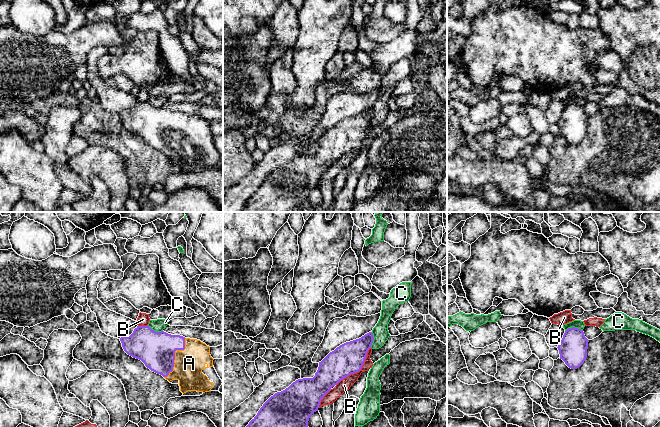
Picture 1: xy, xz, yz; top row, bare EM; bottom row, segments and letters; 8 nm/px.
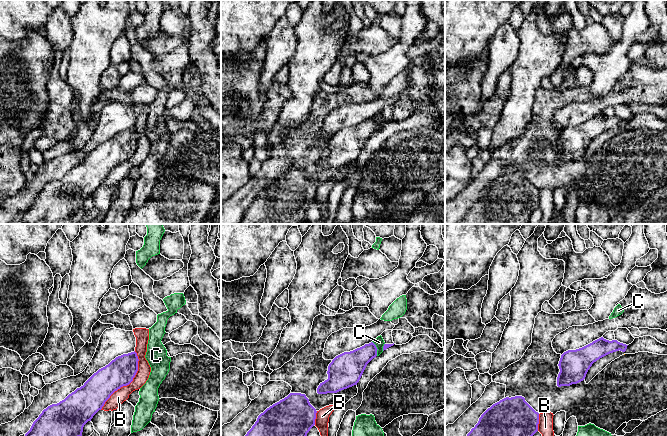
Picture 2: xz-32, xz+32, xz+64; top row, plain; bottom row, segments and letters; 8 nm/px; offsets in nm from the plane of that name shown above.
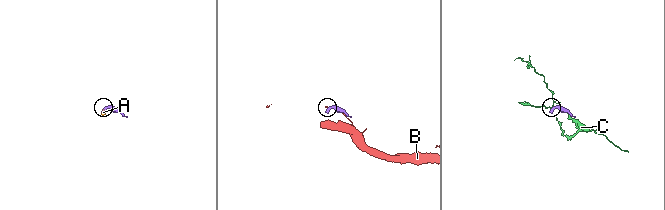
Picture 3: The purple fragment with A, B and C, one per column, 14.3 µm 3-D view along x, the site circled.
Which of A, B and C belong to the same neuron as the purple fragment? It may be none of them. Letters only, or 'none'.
A

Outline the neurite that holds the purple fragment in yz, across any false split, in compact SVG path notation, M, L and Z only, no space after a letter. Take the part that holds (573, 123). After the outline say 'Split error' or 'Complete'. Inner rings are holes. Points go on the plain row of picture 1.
M575 103L568 104L557 123L560 135L571 145L579 144L586 136L588 118L583 106Z. Complete

